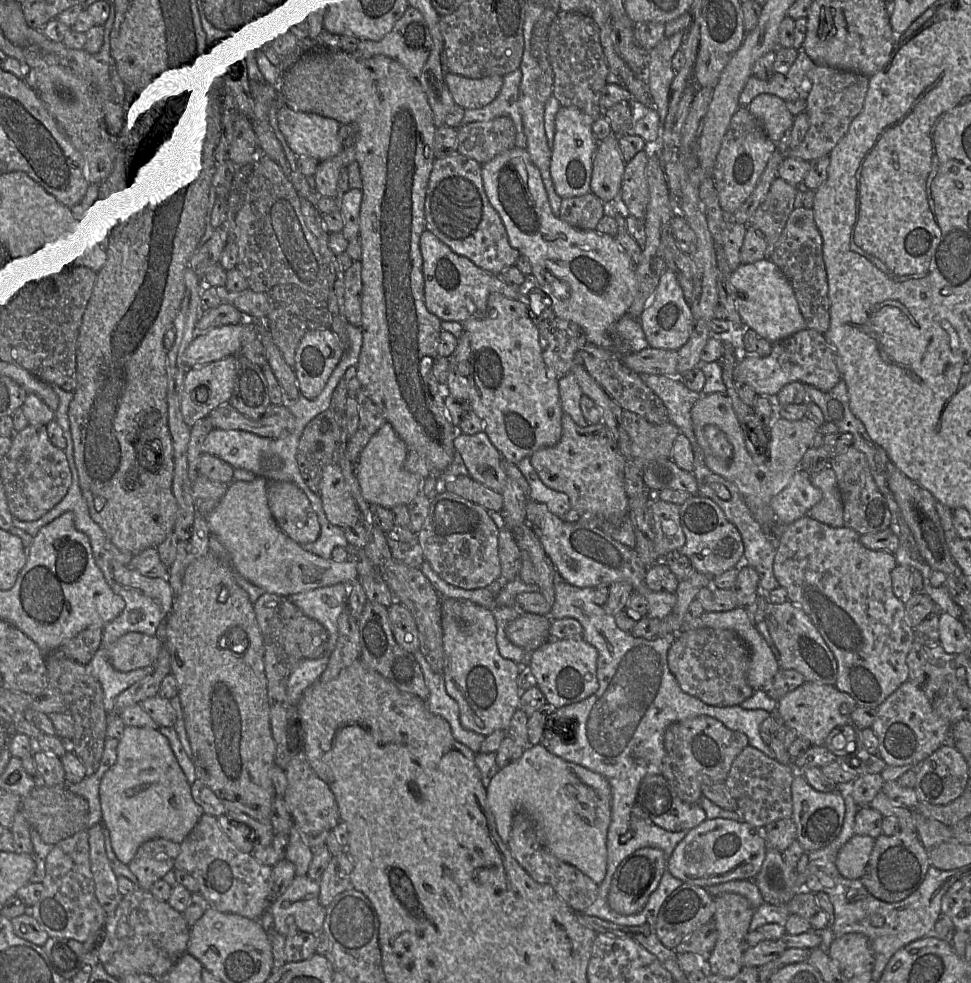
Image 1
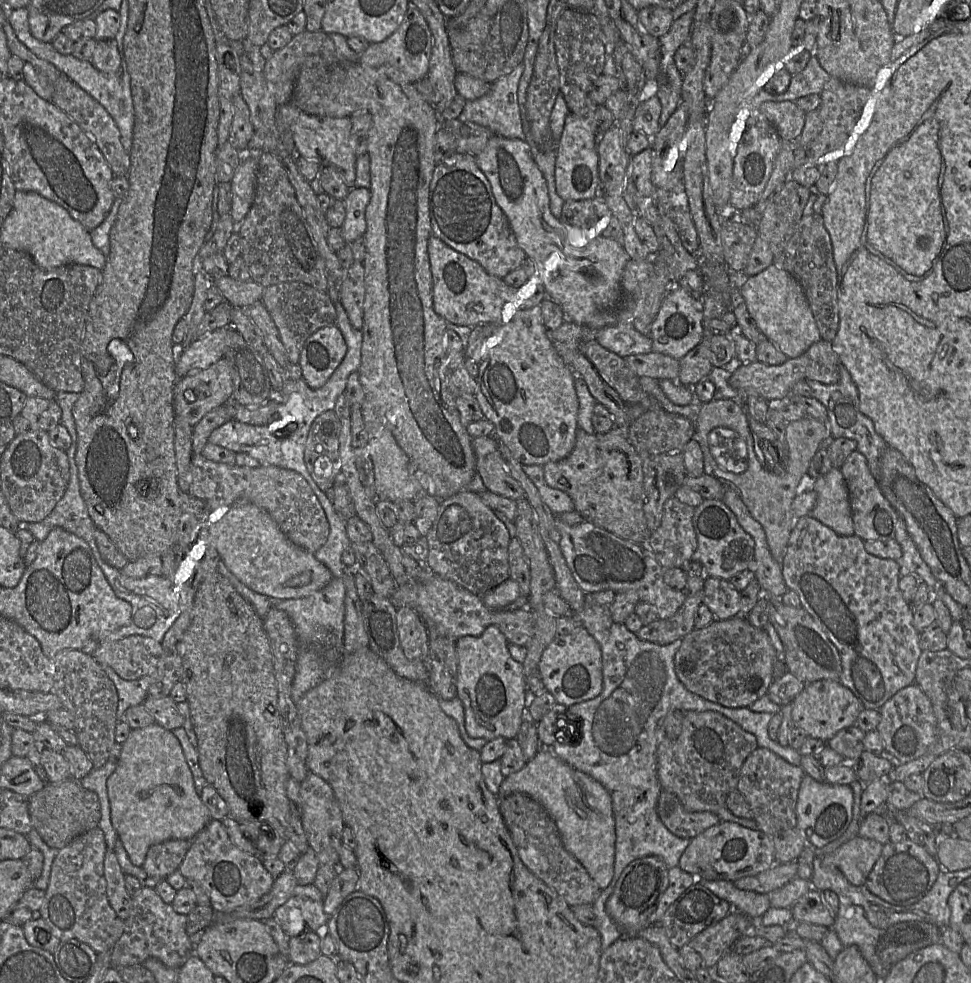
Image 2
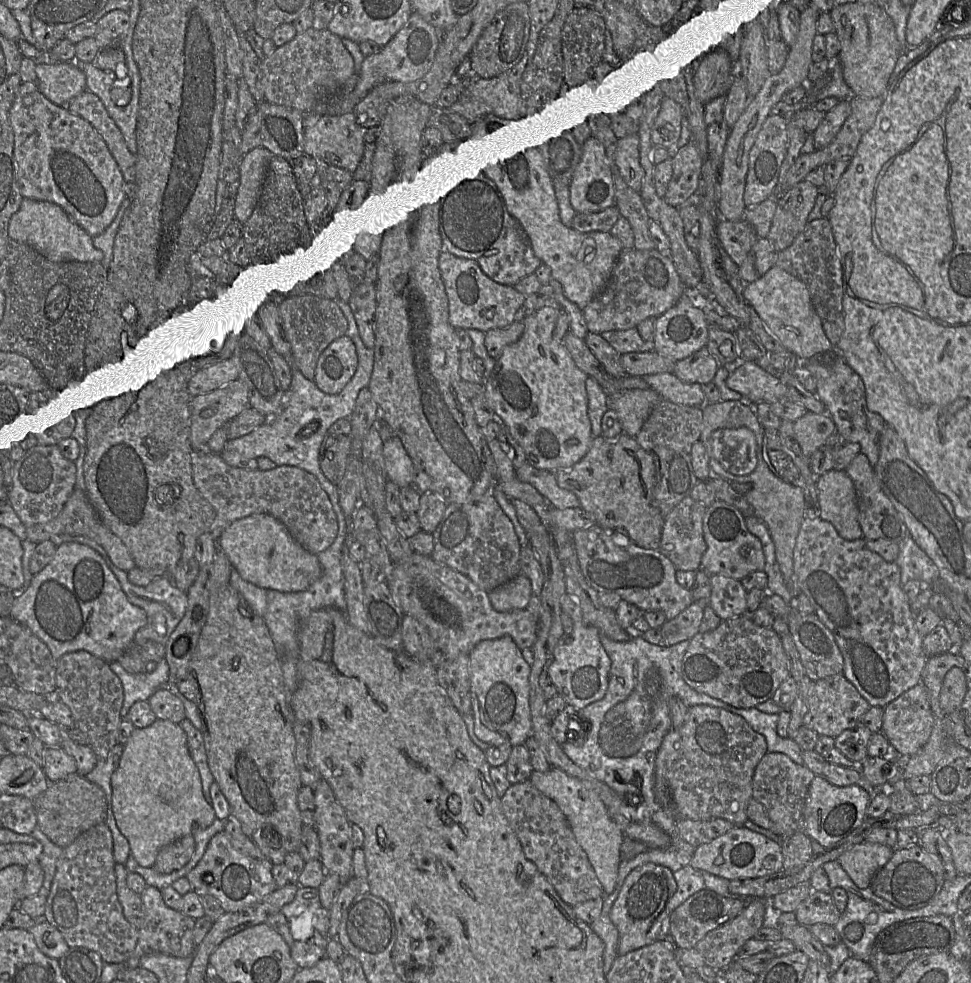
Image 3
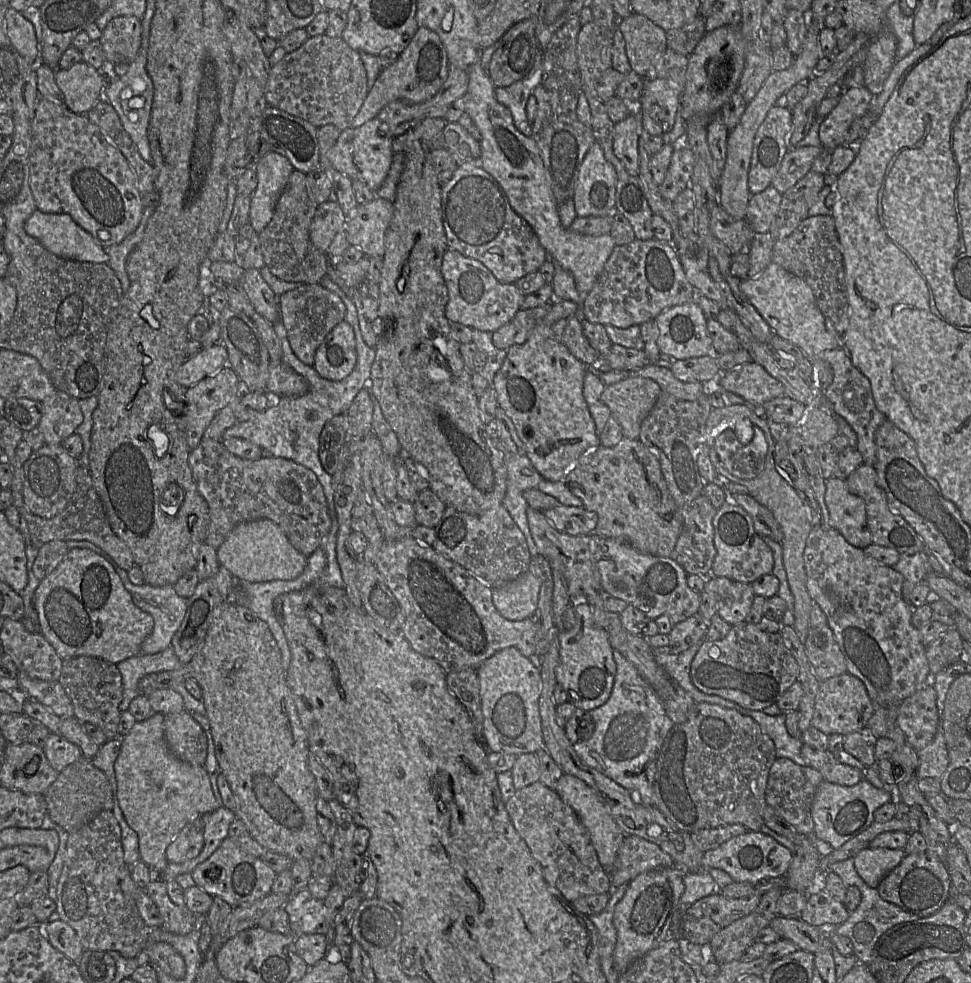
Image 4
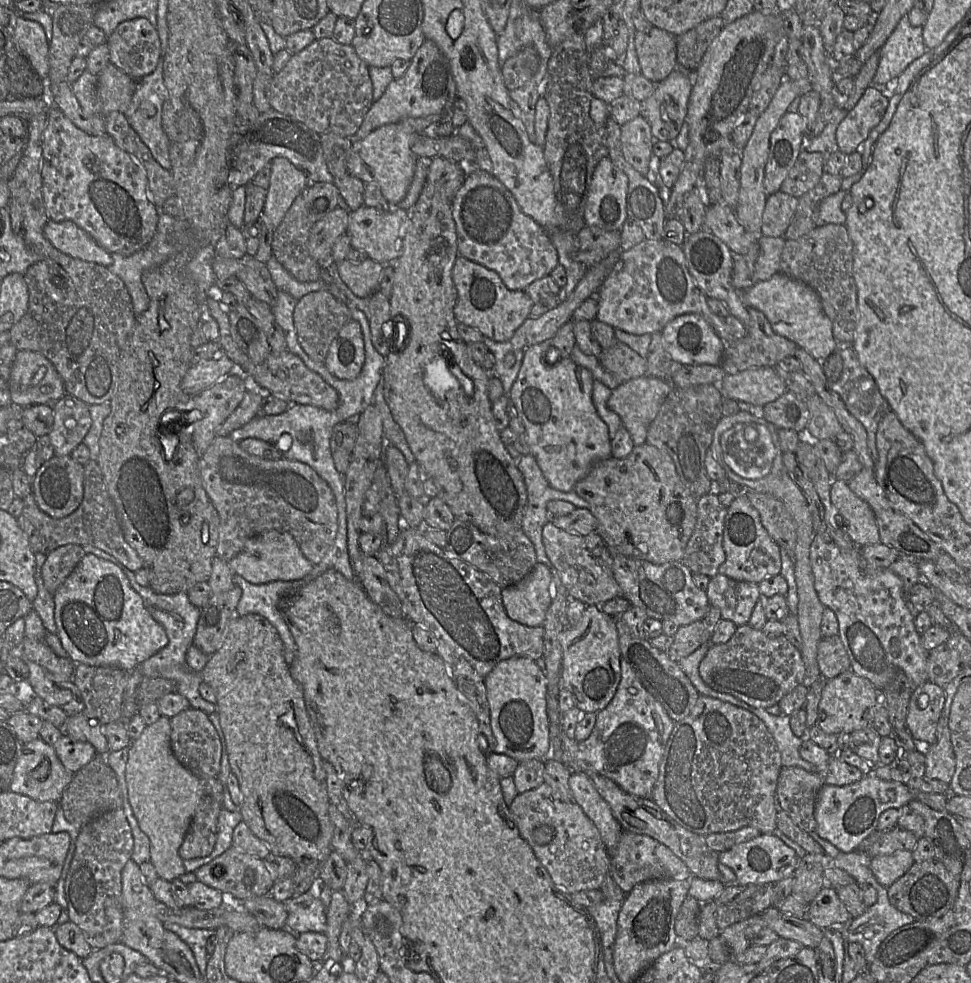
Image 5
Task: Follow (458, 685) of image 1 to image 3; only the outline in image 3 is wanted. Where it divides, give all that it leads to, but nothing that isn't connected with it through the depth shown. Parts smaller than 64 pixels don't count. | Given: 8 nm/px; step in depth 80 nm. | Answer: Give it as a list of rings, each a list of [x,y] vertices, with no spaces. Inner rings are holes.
[[[509,636],[479,642],[469,653],[469,677],[474,733],[491,745],[523,745],[532,735],[529,704],[531,665]]]

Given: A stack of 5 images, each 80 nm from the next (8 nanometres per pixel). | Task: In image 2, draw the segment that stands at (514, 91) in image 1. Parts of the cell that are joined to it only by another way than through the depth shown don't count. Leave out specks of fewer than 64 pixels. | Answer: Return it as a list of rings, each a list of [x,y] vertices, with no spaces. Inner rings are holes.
[[[523,63],[519,64],[510,74],[507,74],[492,83],[490,91],[475,100],[467,101],[464,110],[459,116],[463,122],[473,122],[487,127],[495,134],[506,138],[525,140],[521,113],[518,103],[518,86],[524,72]]]

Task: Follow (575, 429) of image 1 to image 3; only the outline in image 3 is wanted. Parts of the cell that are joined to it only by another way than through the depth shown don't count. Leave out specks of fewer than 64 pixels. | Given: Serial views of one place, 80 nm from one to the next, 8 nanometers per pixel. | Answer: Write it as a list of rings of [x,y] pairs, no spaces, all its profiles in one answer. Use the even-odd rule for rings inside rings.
[[[622,433],[615,440],[594,437],[589,451],[573,466],[554,473],[559,487],[576,495],[580,508],[591,514],[595,524],[607,532],[625,532],[638,546],[658,550],[664,526],[664,516],[654,500],[656,468],[653,456],[633,437]]]

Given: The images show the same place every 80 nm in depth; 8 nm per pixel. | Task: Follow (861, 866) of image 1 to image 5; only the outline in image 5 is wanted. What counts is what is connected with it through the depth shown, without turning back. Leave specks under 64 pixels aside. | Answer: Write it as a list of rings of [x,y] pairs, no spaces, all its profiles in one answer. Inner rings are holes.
[[[896,851],[890,855],[871,859],[870,869],[877,882],[884,887],[891,886],[915,863],[911,851]]]

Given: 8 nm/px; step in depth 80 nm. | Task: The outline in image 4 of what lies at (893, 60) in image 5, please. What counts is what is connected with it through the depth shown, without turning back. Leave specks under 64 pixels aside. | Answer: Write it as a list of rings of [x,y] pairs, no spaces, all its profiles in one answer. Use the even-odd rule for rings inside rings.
[[[896,1],[886,11],[886,22],[896,37],[896,61],[899,61],[917,46],[913,38],[914,17],[905,15]]]

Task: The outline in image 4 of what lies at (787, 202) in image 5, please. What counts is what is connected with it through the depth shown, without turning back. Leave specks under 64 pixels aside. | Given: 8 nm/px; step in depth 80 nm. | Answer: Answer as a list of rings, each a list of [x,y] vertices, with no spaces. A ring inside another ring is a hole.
[[[772,186],[751,197],[746,221],[756,234],[770,233],[771,225],[780,210],[782,199],[783,195]]]

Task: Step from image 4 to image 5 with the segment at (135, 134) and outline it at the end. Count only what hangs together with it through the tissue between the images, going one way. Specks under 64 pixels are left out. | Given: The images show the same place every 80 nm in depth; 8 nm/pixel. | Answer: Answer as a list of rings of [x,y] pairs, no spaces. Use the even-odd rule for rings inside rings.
[[[161,59],[152,75],[139,81],[134,93],[133,109],[123,113],[153,157],[170,171],[170,140],[162,126],[162,109],[167,95]]]

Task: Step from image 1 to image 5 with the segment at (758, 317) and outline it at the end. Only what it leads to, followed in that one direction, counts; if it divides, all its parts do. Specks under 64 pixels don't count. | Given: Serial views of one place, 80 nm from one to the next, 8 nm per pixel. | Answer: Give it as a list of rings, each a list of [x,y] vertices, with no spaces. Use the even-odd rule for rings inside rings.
[[[778,272],[769,280],[741,292],[741,300],[744,305],[762,312],[776,334],[795,342],[817,361],[824,360],[838,348],[831,320],[823,311],[819,295],[803,282]]]

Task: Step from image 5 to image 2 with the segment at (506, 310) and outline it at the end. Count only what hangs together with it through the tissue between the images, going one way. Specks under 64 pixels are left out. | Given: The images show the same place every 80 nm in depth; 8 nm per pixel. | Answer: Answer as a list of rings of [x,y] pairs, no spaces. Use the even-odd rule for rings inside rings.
[[[435,236],[428,241],[428,255],[433,278],[433,308],[439,316],[449,323],[469,327],[501,322],[502,308],[513,299],[518,288],[506,284],[503,278],[490,275],[478,262],[450,248]]]

